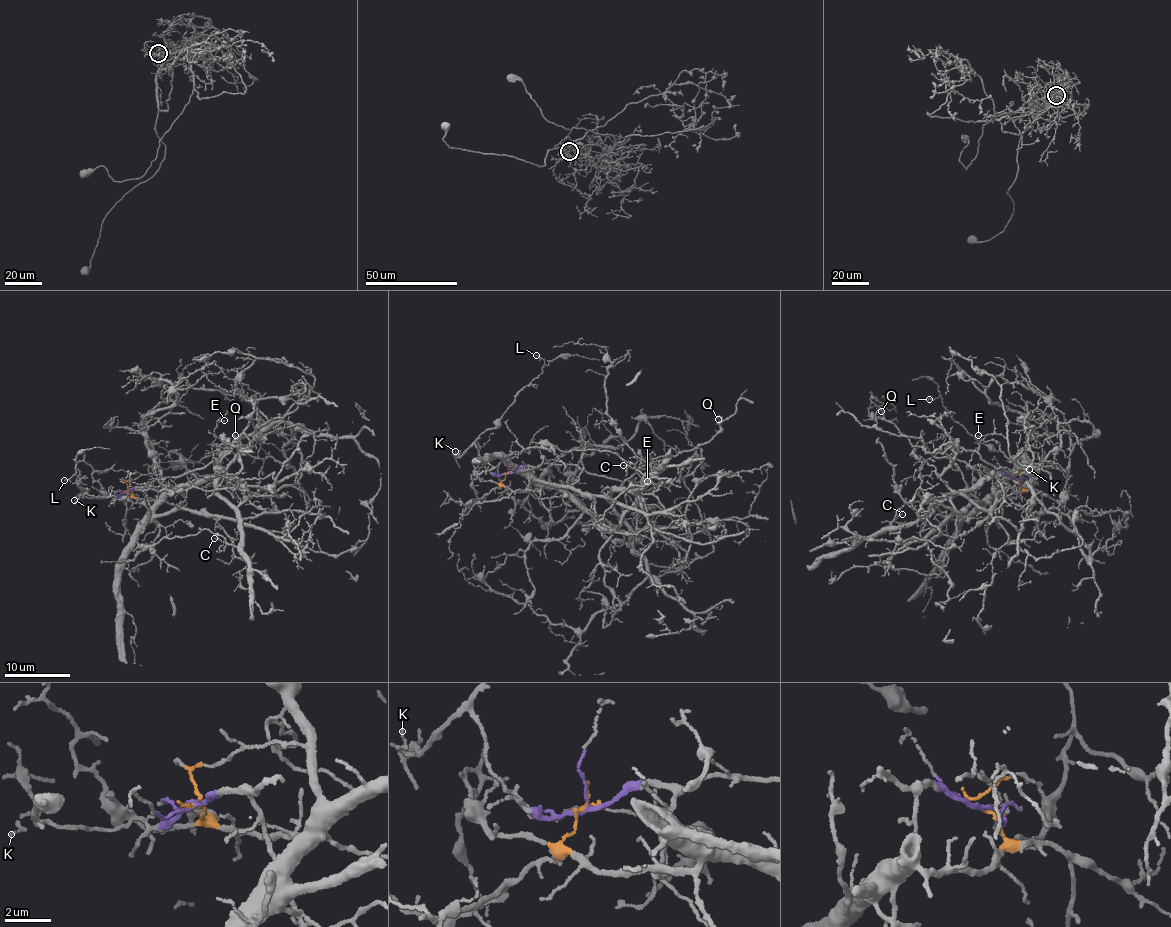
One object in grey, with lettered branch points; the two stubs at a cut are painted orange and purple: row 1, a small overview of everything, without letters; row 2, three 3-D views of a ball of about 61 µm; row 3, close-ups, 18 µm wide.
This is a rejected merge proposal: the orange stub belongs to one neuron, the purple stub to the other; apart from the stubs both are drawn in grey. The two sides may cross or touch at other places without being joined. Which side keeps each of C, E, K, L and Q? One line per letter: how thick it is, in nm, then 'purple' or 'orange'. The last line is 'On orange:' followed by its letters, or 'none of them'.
C: calibre 90 nm; purple
E: calibre 90 nm; purple
K: calibre 110 nm; purple
L: calibre 140 nm; purple
Q: calibre 120 nm; purple
On orange: none of them

